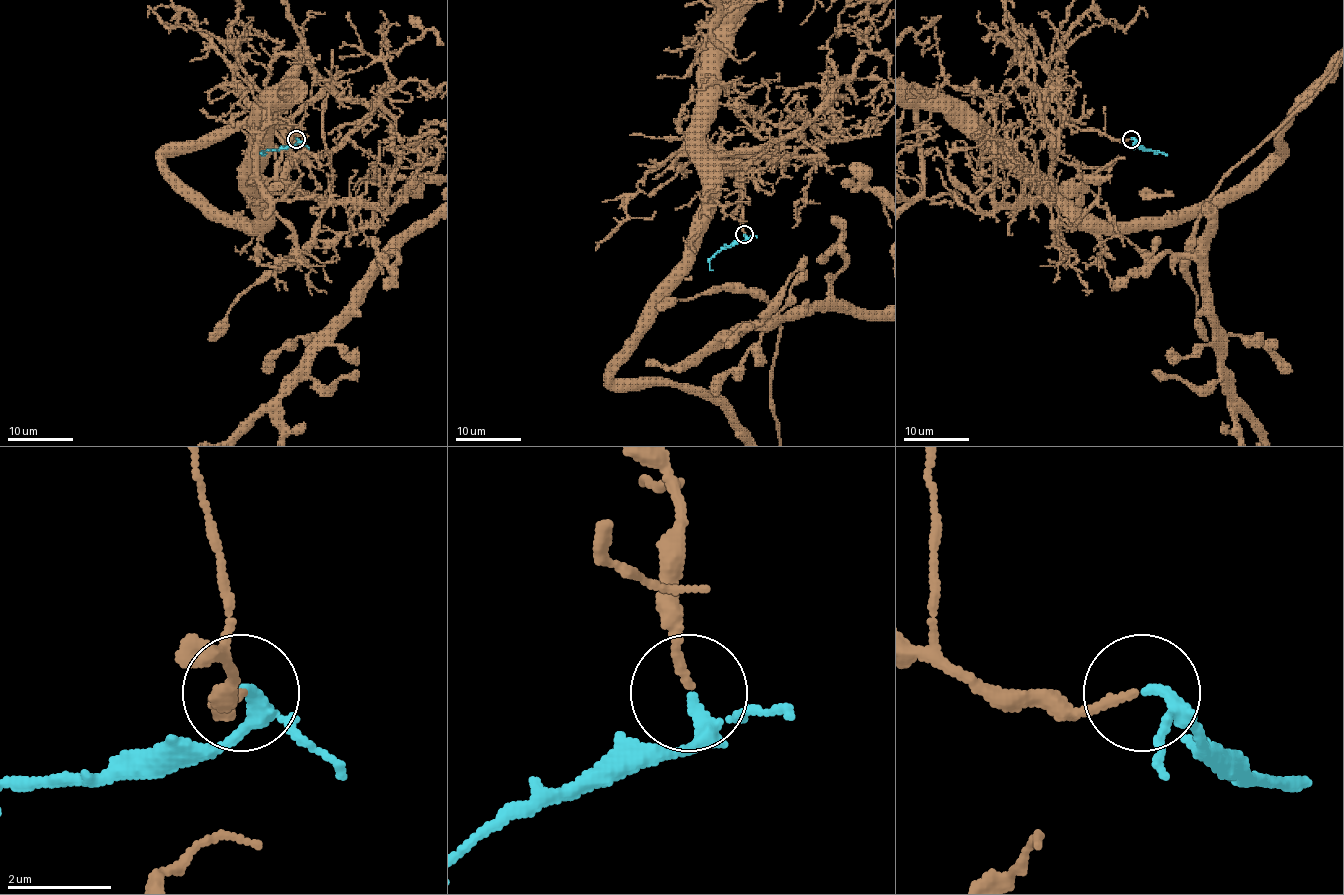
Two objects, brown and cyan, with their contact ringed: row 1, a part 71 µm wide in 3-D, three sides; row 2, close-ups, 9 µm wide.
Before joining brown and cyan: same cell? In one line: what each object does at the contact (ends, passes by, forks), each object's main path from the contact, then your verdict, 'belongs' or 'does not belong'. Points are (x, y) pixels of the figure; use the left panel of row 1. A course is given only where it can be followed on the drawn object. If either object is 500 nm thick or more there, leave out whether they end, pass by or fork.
brown ends | cyan passes by | brown via (295, 139), (287, 124), (286, 172), (276, 181), (256, 186), (258, 139), (286, 105), (305, 92), (302, 84) | cyan via (295, 139), (292, 146), (261, 152), (265, 155) | belongs

